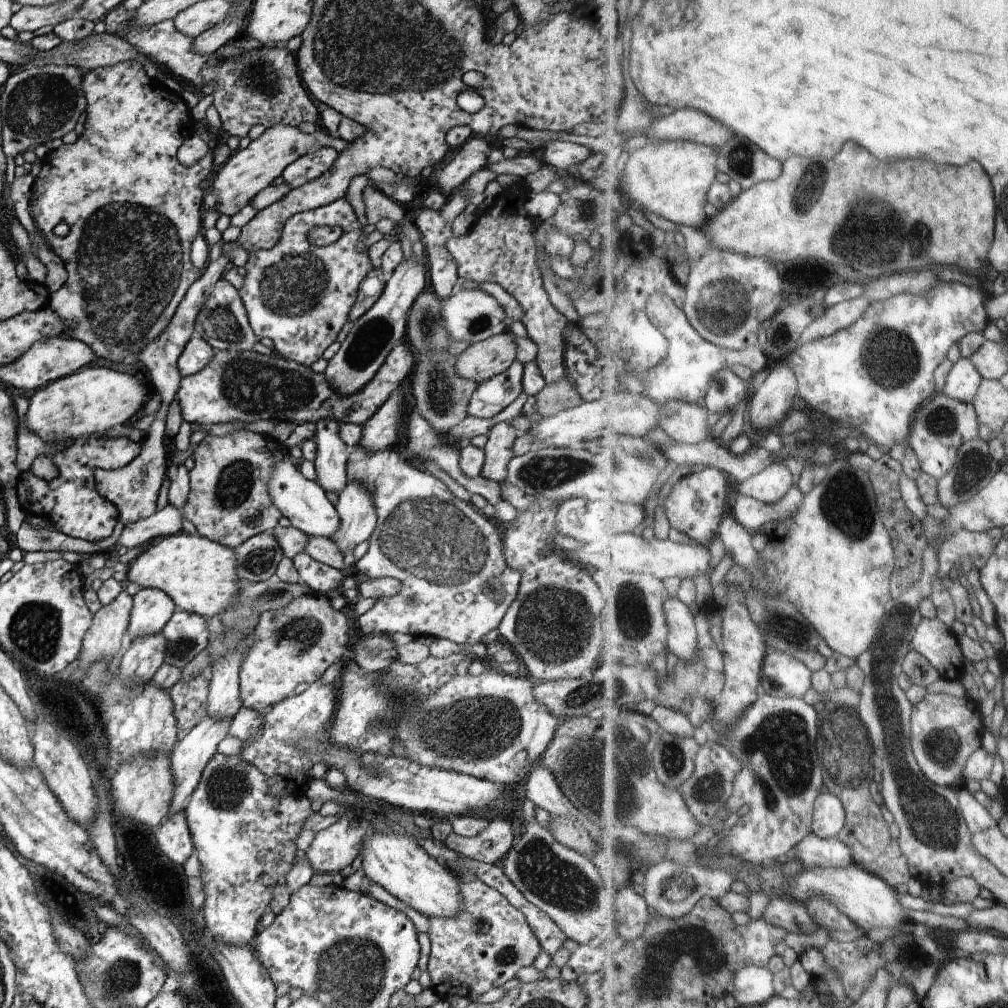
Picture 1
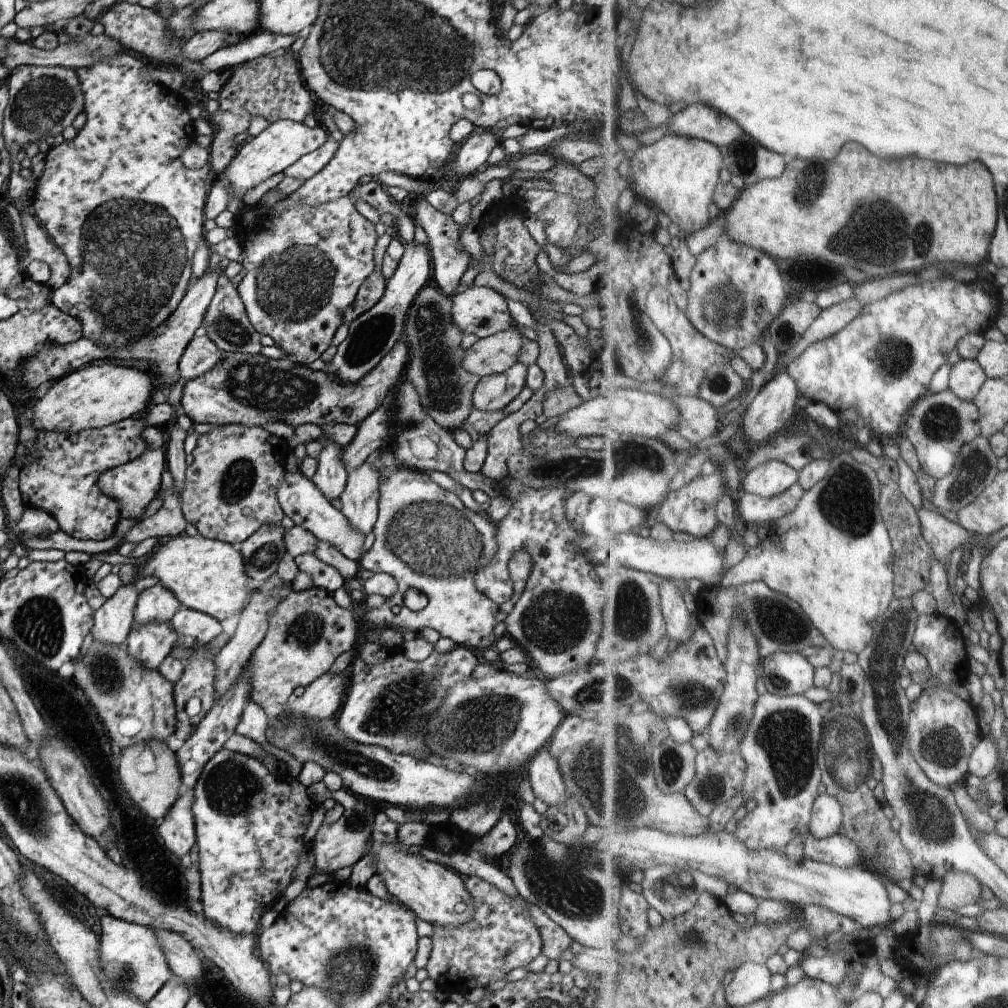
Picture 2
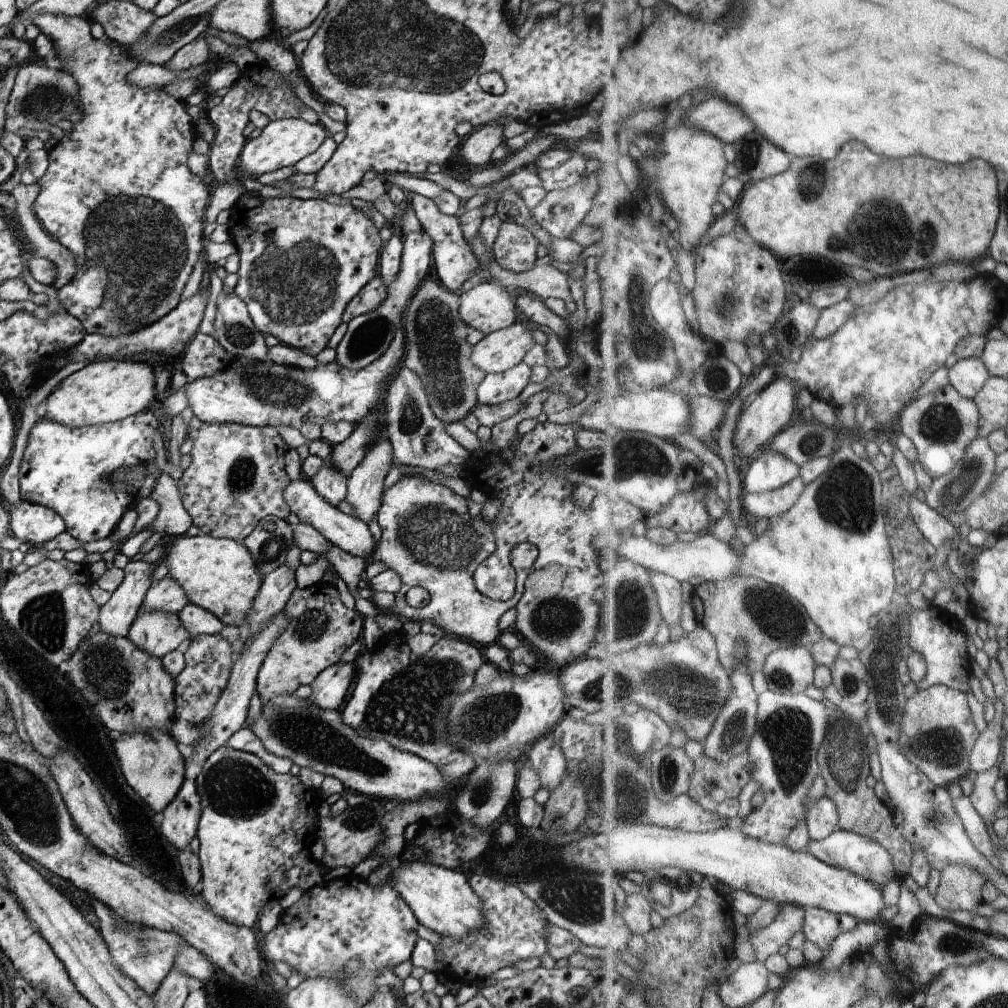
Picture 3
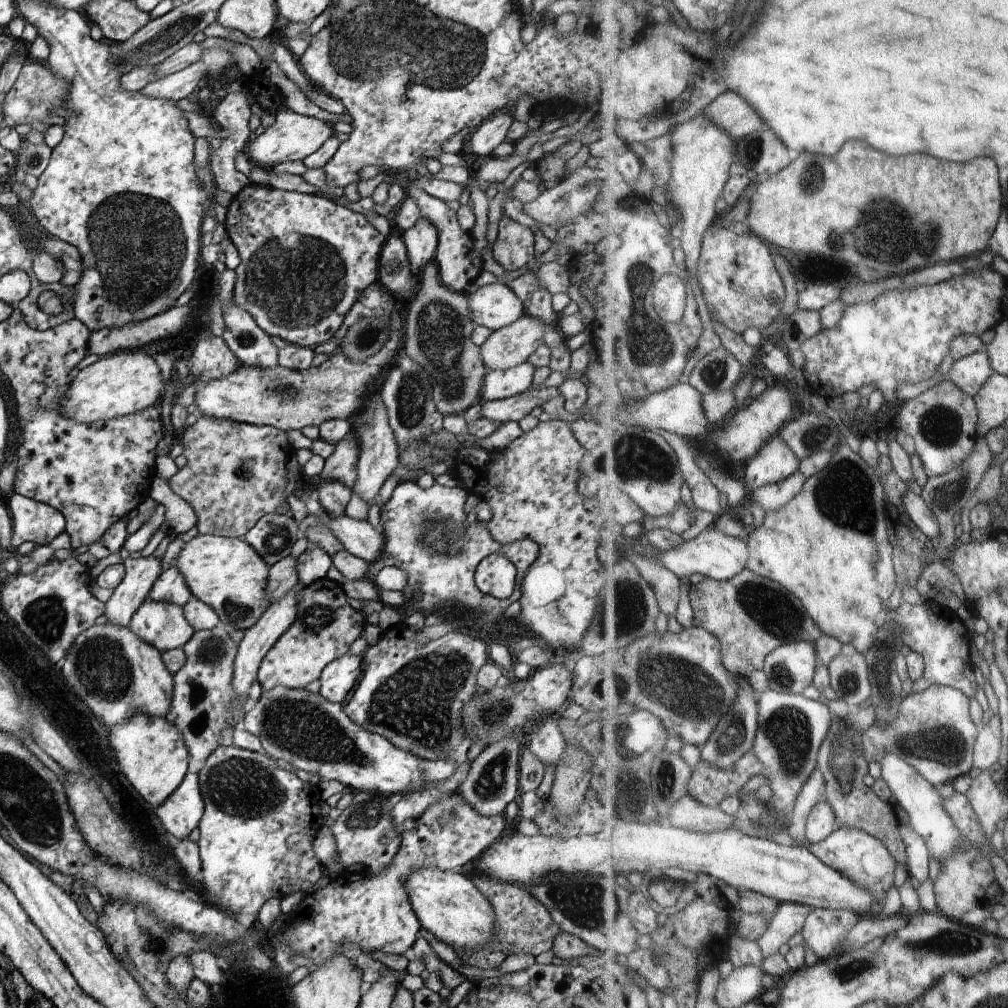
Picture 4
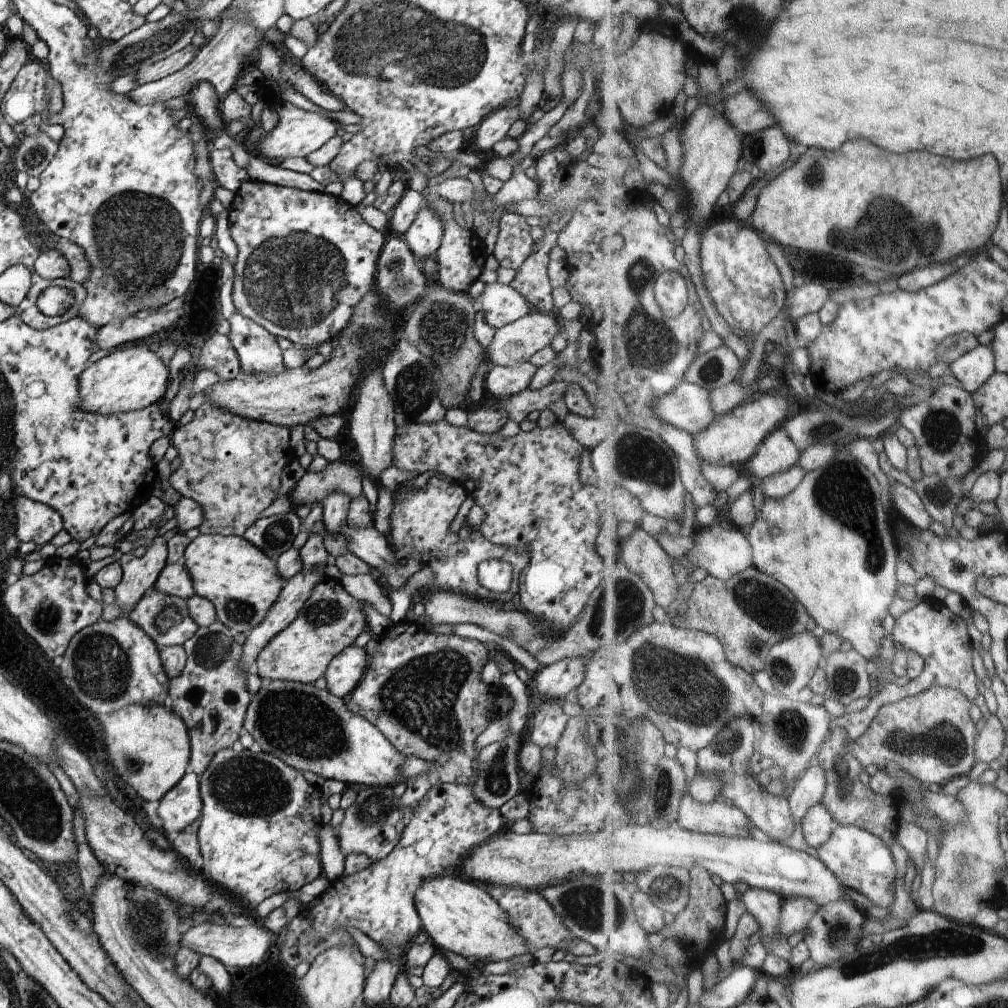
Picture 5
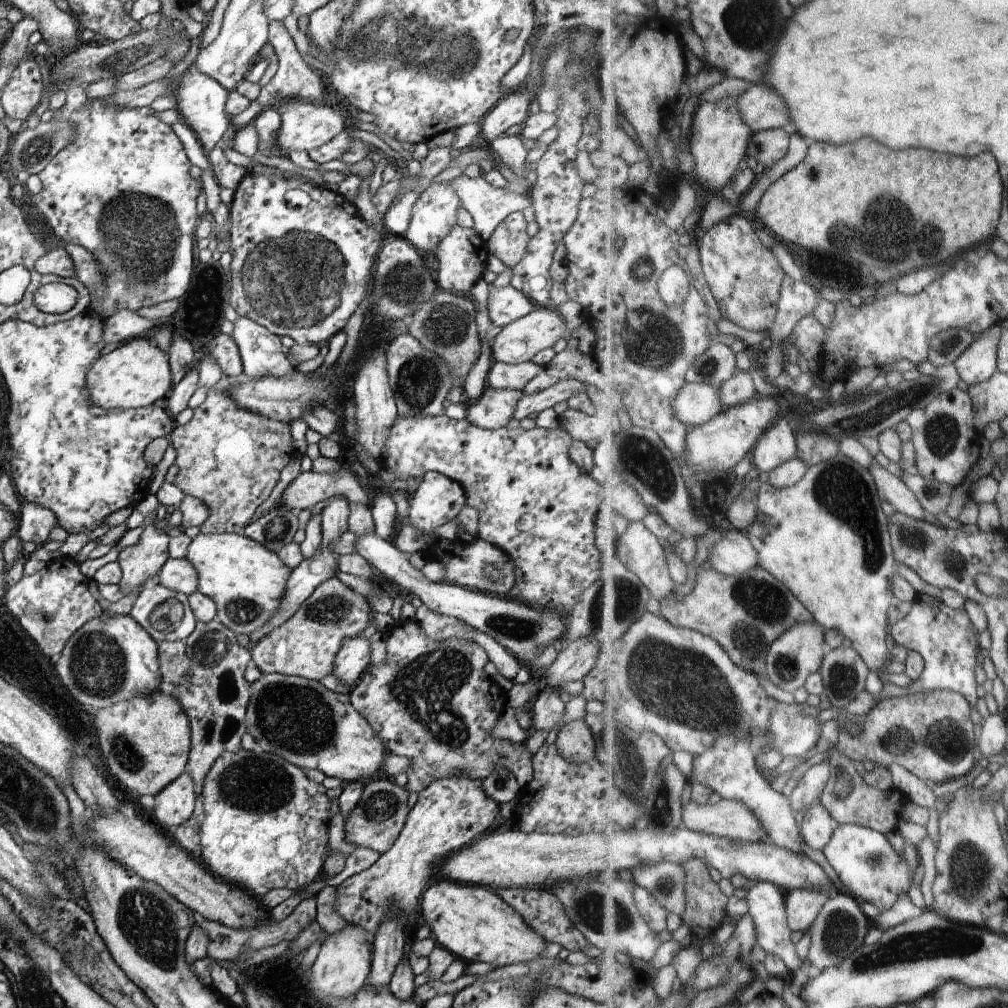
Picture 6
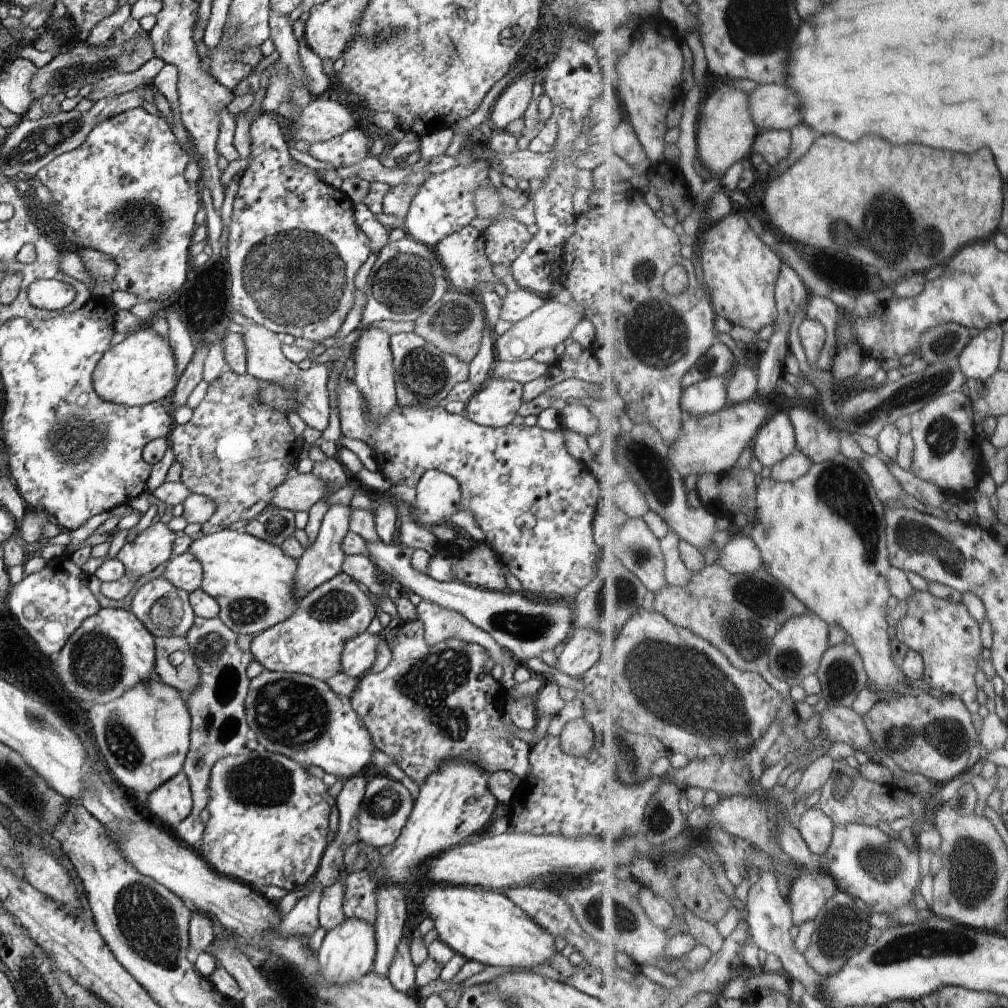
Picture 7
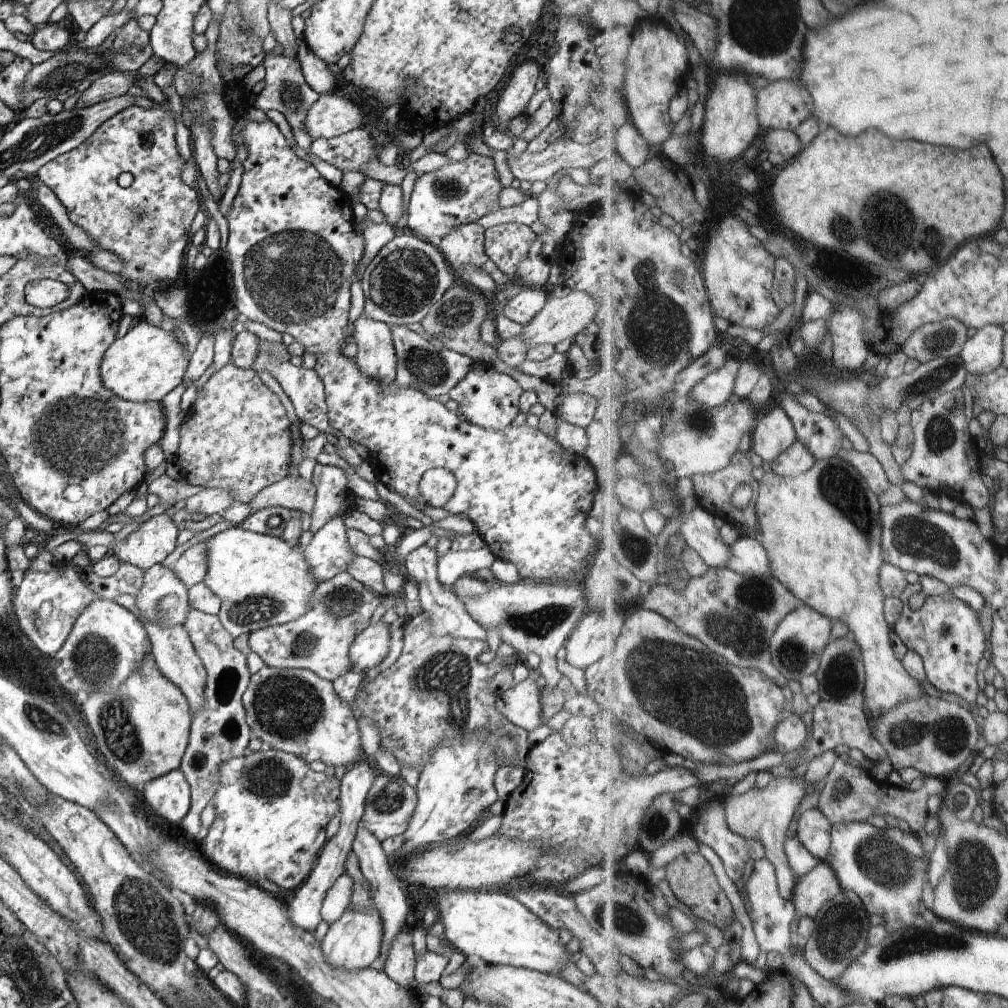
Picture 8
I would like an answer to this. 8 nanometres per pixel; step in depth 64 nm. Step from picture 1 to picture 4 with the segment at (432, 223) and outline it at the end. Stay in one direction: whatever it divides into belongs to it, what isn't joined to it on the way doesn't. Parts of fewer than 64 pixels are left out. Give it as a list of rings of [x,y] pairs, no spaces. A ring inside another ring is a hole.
[[[416,176],[413,179],[409,185],[408,194],[416,199],[421,216],[426,217],[427,221],[433,224],[433,228],[438,229],[439,232],[438,246],[433,260],[439,270],[439,279],[449,289],[465,292],[467,284],[470,284],[483,270],[480,254],[474,250],[471,233],[462,230],[457,219],[457,212],[450,209],[446,201],[428,194],[423,188],[420,188]]]

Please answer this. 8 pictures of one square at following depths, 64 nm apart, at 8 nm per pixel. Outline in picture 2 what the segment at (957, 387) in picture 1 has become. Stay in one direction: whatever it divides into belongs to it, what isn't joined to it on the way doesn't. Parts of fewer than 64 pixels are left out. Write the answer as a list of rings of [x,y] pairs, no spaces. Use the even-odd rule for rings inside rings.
[[[964,359],[955,364],[951,387],[966,400],[976,401],[984,385],[991,379],[980,359]]]

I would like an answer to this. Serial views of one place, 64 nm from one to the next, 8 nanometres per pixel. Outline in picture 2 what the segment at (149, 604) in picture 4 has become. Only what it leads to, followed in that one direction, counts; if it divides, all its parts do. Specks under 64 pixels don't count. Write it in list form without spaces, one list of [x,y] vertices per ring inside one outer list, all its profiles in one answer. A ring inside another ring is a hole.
[[[150,621],[133,626],[126,643],[131,657],[149,669],[157,669],[173,652],[178,639],[179,634],[170,621]]]

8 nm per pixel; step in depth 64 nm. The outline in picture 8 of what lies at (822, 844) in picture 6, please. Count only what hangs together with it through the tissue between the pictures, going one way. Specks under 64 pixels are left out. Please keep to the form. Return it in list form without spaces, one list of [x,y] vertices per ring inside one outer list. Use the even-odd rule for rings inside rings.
[[[808,809],[798,820],[796,836],[824,861],[832,854],[835,824],[823,811]]]

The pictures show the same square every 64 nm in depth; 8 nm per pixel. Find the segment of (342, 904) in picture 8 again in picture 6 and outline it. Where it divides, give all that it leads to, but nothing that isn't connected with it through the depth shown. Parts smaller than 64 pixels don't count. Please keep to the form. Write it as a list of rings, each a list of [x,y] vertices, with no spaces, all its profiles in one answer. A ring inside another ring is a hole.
[[[326,885],[315,896],[316,921],[321,930],[326,930],[330,934],[342,930],[348,924],[345,918],[337,913],[338,895],[335,886]]]

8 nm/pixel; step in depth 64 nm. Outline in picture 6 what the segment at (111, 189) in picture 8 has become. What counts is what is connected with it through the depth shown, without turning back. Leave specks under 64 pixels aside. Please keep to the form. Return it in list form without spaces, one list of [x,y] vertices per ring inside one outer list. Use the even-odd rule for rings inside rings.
[[[85,87],[68,89],[63,110],[55,112],[75,124],[75,140],[37,174],[42,181],[42,191],[28,197],[46,216],[55,234],[66,243],[87,248],[101,262],[107,278],[107,295],[92,296],[86,310],[106,320],[120,309],[136,311],[143,306],[180,298],[188,290],[194,266],[195,230],[200,219],[196,198],[200,196],[202,184],[188,174],[192,164],[180,138],[169,124],[156,118],[154,109],[114,109],[103,99],[87,98]],[[88,100],[92,106],[84,108]]]

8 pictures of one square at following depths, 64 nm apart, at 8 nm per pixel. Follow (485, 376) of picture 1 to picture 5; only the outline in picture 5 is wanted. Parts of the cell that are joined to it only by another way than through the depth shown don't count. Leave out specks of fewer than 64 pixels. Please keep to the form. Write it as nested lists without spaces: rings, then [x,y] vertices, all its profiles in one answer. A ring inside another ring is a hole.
[[[531,310],[523,317],[518,317],[518,320],[497,329],[492,344],[486,349],[489,365],[511,367],[529,361],[533,354],[550,346],[552,338],[561,332],[560,328],[560,318],[555,311]]]

